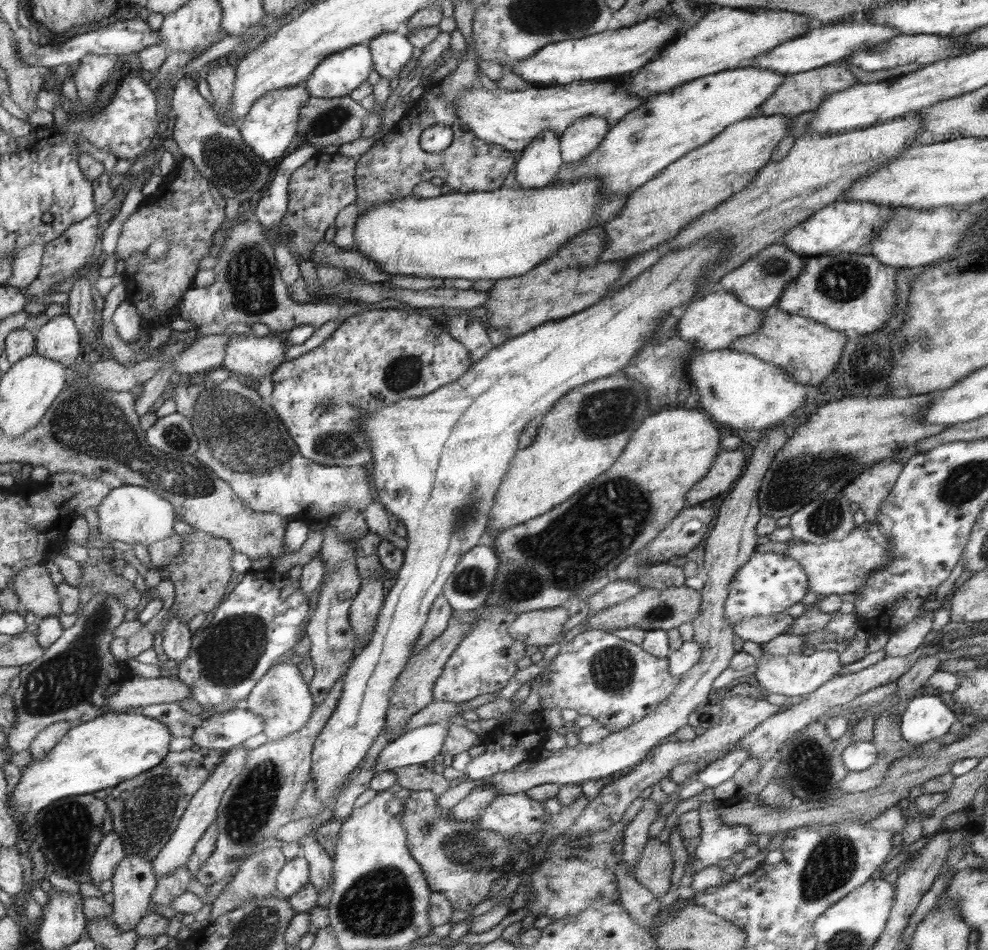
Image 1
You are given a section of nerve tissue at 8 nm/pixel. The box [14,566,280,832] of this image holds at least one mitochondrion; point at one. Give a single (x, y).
(64, 681)

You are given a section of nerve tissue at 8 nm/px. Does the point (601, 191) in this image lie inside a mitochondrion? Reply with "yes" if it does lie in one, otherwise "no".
no

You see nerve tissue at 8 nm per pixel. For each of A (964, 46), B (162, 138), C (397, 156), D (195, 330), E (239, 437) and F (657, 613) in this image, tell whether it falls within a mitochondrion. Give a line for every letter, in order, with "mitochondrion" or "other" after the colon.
A: other
B: other
C: other
D: other
E: mitochondrion
F: mitochondrion

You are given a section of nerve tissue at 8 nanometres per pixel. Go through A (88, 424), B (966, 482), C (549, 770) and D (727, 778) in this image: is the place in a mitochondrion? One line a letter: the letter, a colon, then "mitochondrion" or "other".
A: mitochondrion
B: mitochondrion
C: other
D: other

